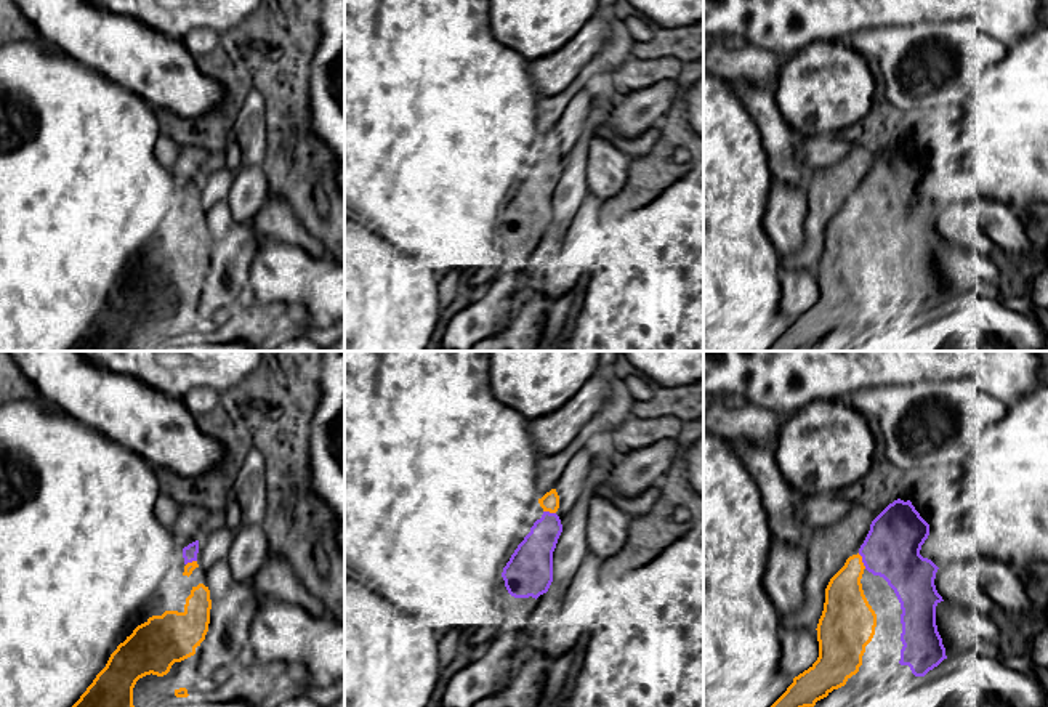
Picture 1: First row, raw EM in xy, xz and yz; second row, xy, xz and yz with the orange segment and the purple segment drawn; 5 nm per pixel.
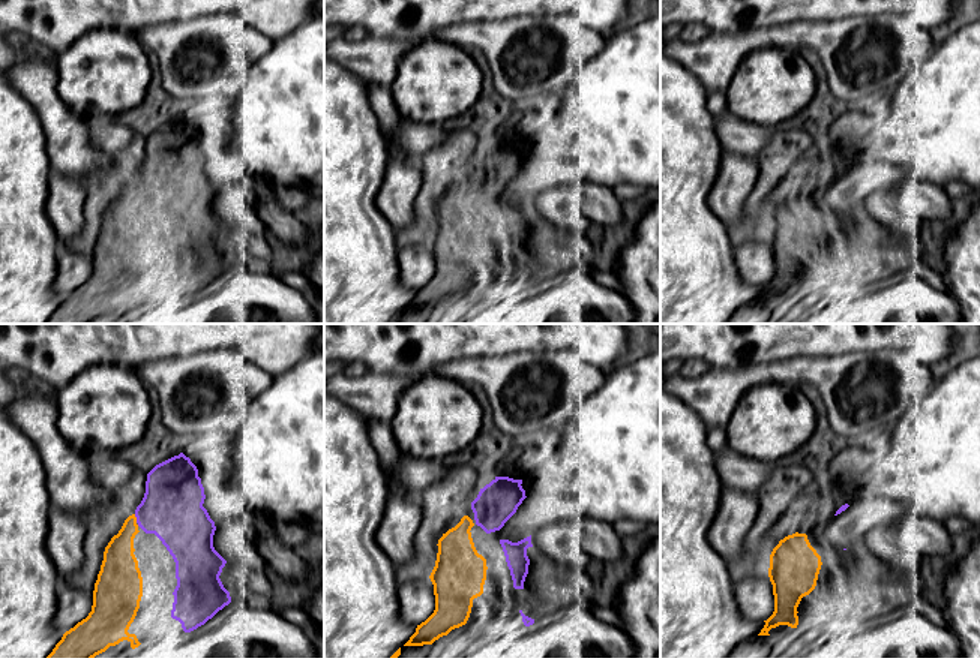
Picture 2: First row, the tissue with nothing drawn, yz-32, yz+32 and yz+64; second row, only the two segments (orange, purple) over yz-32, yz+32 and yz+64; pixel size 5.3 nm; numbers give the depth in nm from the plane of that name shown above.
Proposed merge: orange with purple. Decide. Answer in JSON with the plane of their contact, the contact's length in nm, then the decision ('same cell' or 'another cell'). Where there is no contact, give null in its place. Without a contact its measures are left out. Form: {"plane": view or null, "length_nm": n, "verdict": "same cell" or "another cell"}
{"plane": "yz", "length_nm": 90, "verdict": "same cell"}

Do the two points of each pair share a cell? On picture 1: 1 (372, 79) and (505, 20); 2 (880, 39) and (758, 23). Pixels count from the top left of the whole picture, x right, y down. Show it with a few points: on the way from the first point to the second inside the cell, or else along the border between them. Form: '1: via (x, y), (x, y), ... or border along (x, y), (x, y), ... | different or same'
1: border along (487, 16), (492, 34), (518, 52) | different
2: border along (886, 26), (854, 31), (832, 39) | different

